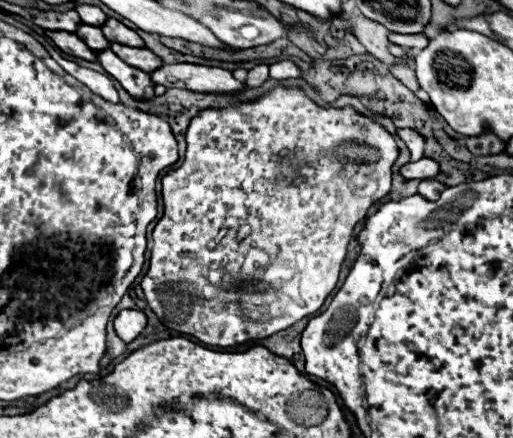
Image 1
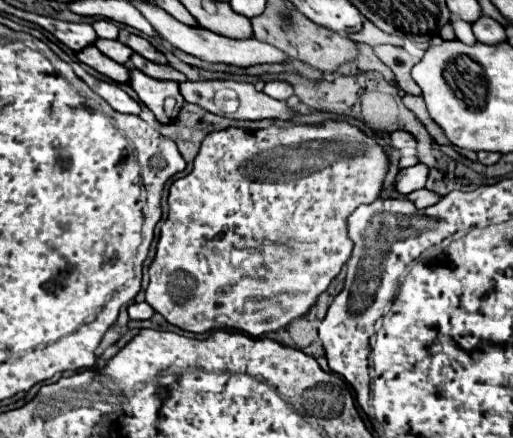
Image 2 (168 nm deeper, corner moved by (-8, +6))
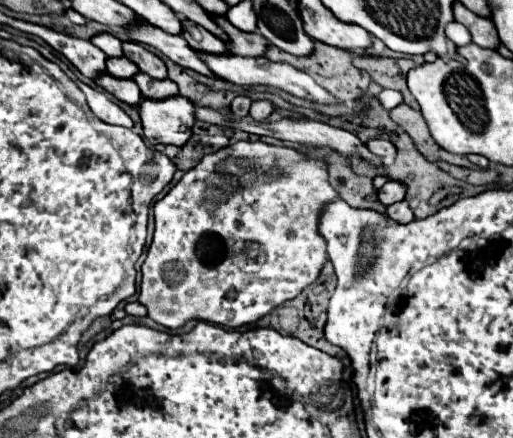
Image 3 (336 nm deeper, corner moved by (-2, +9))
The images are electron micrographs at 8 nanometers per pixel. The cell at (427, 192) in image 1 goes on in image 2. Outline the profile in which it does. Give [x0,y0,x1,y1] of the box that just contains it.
[406,189,440,209]

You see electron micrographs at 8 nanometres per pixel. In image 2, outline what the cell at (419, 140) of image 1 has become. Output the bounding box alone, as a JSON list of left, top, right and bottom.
[390,131,416,153]

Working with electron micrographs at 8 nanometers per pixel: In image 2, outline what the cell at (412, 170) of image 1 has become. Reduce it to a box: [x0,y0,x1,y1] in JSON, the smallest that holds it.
[394,165,428,195]

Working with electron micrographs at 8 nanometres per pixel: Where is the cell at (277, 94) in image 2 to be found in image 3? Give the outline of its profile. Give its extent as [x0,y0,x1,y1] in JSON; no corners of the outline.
[250,100,274,120]

